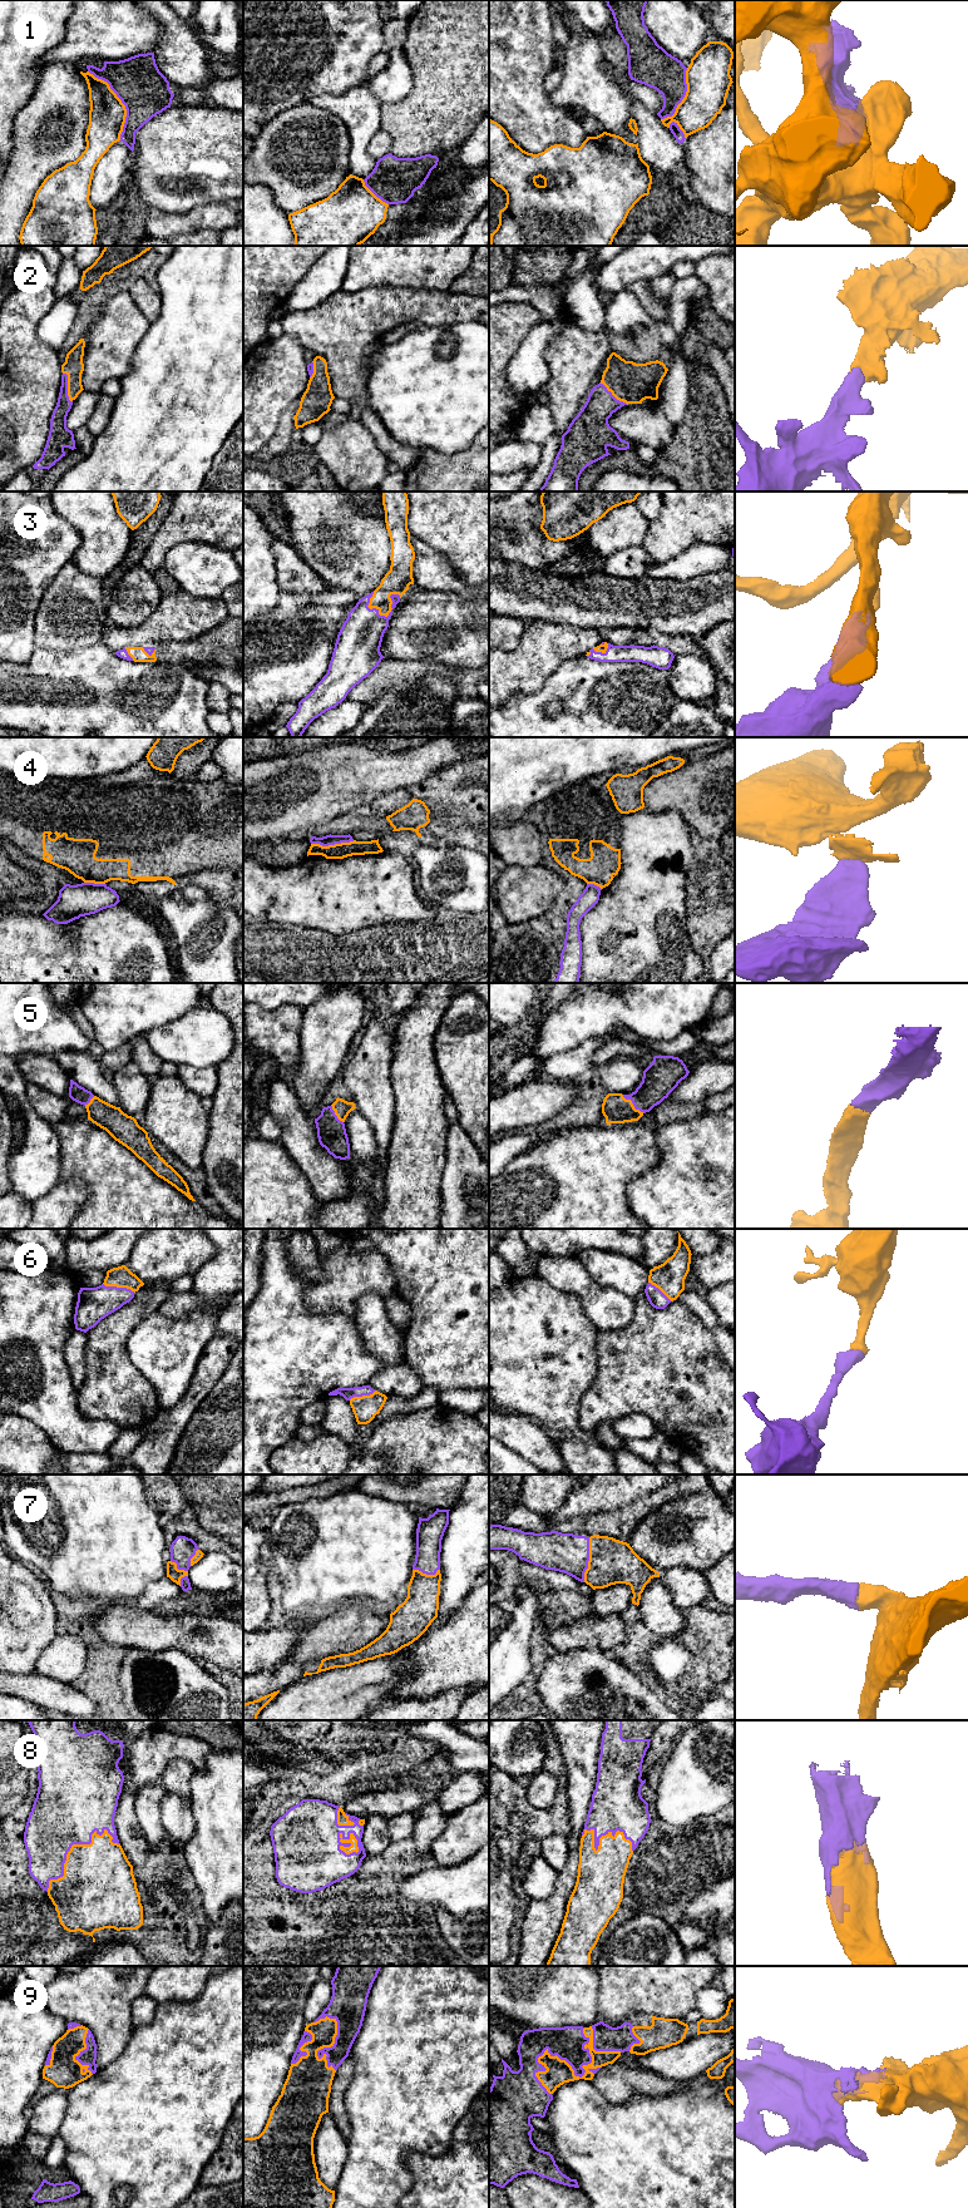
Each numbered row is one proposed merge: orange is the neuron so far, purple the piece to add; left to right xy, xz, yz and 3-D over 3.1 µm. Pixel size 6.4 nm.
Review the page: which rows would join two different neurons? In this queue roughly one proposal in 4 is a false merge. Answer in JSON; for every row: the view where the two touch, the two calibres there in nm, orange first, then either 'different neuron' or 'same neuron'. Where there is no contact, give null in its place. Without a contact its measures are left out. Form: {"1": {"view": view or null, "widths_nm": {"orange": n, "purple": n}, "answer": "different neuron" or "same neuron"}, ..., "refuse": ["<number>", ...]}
{"1": {"view": "xy", "widths_nm": {"orange": 240, "purple": 320}, "answer": "different neuron"}, "2": {"view": "xy", "widths_nm": {"orange": 130, "purple": 110}, "answer": "same neuron"}, "3": {"view": "xz", "widths_nm": {"orange": 170, "purple": 280}, "answer": "same neuron"}, "4": {"view": "xz", "widths_nm": {"orange": 100, "purple": 70}, "answer": "different neuron"}, "5": {"view": "yz", "widths_nm": {"orange": 180, "purple": 220}, "answer": "same neuron"}, "6": {"view": "xy", "widths_nm": {"orange": 140, "purple": 220}, "answer": "same neuron"}, "7": {"view": "yz", "widths_nm": {"orange": 280, "purple": 260}, "answer": "same neuron"}, "8": {"view": "xy", "widths_nm": {"orange": 420, "purple": 460}, "answer": "same neuron"}, "9": {"view": "yz", "widths_nm": {"orange": 160, "purple": 220}, "answer": "same neuron"}, "refuse": ["1", "4"]}

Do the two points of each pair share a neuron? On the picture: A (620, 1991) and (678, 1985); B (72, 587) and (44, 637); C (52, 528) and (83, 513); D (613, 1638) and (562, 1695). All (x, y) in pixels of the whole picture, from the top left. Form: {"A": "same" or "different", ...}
{"A": "same", "B": "same", "C": "different", "D": "different"}

